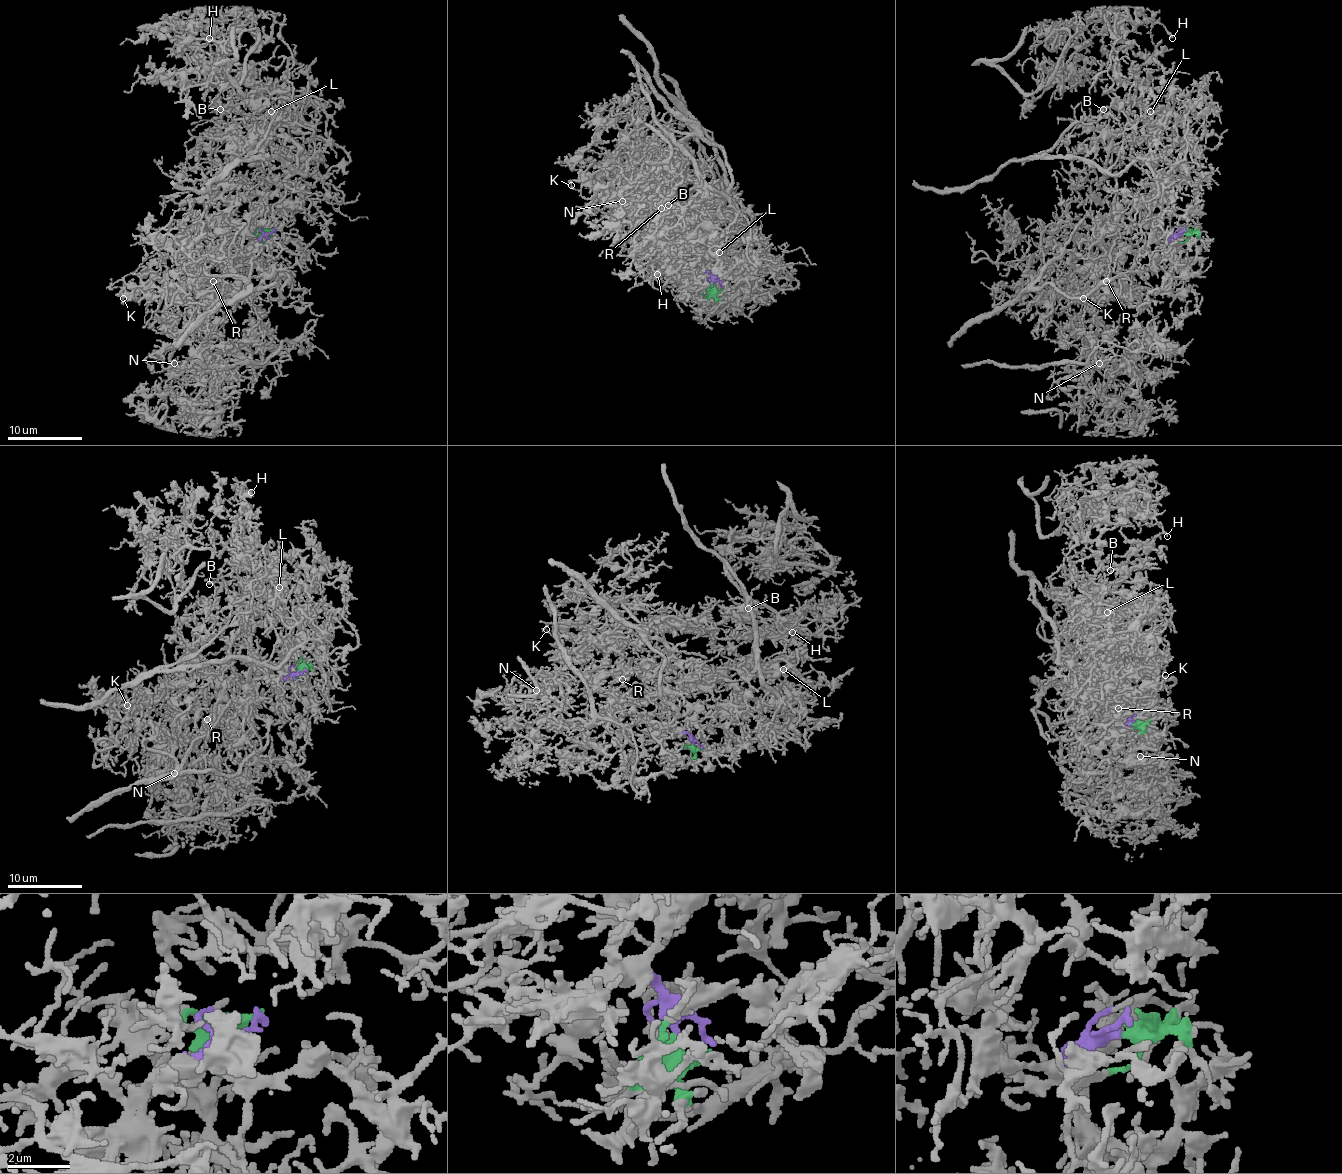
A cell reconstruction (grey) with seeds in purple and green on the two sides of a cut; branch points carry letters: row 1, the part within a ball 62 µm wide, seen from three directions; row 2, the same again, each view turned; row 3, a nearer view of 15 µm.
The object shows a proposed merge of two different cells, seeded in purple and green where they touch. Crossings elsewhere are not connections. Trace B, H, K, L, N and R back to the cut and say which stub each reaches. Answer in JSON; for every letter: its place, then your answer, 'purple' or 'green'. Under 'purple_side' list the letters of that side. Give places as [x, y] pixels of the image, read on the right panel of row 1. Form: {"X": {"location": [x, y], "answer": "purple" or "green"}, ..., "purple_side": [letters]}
{"B": {"location": [1103, 109], "answer": "green"}, "H": {"location": [1172, 38], "answer": "green"}, "K": {"location": [1083, 298], "answer": "purple"}, "L": {"location": [1150, 111], "answer": "green"}, "N": {"location": [1099, 363], "answer": "purple"}, "R": {"location": [1106, 281], "answer": "purple"}, "purple_side": ["K", "N", "R"]}

